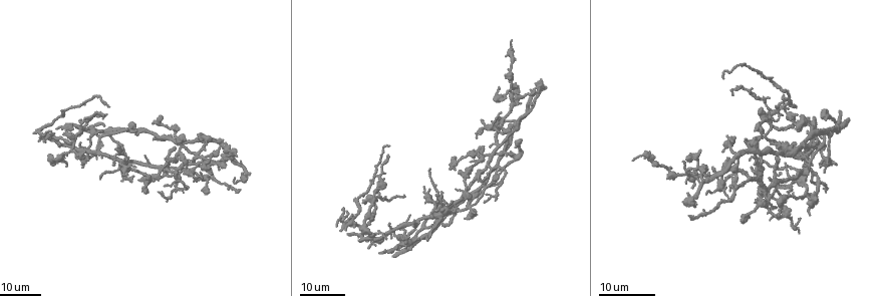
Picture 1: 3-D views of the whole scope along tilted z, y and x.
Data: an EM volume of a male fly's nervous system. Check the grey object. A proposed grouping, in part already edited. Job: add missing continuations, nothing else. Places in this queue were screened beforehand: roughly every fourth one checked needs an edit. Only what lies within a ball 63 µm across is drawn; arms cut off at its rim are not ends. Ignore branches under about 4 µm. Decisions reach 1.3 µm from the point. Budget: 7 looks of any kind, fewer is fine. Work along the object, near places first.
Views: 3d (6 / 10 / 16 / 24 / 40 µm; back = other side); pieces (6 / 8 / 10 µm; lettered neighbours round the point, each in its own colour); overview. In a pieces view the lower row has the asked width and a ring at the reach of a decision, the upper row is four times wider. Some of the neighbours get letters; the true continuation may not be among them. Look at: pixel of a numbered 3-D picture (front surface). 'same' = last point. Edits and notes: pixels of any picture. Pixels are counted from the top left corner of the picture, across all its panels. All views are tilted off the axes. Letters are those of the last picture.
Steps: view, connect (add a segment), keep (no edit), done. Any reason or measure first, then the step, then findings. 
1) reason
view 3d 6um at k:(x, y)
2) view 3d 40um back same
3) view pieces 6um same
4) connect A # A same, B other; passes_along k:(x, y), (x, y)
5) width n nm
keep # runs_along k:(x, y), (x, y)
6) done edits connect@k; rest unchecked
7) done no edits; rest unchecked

free end
view 3d 16um at 1:(769, 179)

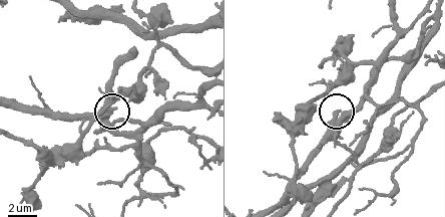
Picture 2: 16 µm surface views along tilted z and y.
view pieces 6um at 2:(337, 109)

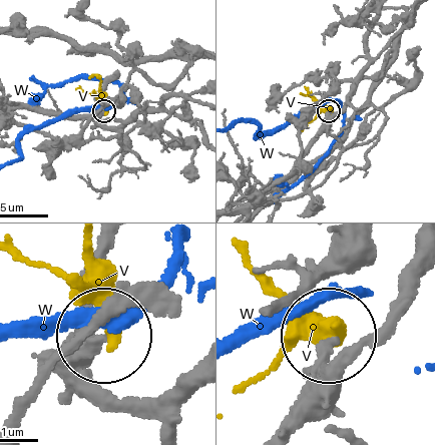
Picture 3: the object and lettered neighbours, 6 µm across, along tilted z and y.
keep # V other, W other; runs_along 3:(45, 111), (94, 117), (103, 112); no lettered segment goes on from it

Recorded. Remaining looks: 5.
thin end
view 3d 24um at 1:(788, 190)

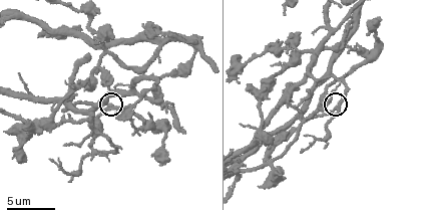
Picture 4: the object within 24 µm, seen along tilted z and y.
view pieces 8um at 4:(111, 103)

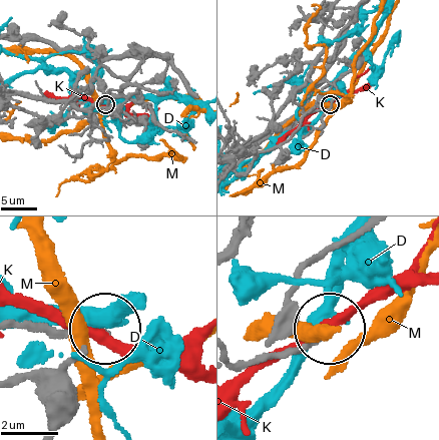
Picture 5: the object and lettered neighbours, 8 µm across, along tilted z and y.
width 190 nm
keep # D other, K other, M other; no lettered segment goes on from it

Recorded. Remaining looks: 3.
an open end
view pieces 8um at 4:(86, 55)

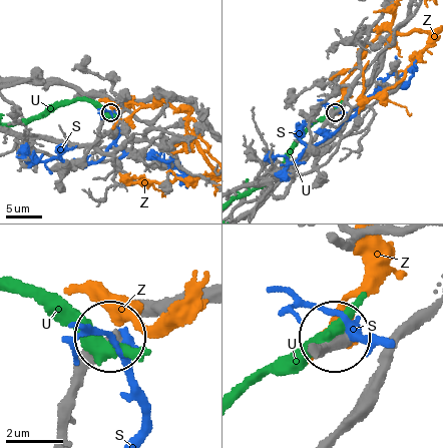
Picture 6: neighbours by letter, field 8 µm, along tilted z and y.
keep # S other, U other, Z other; none of them fits

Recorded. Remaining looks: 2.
done no edits; rest unchecked

